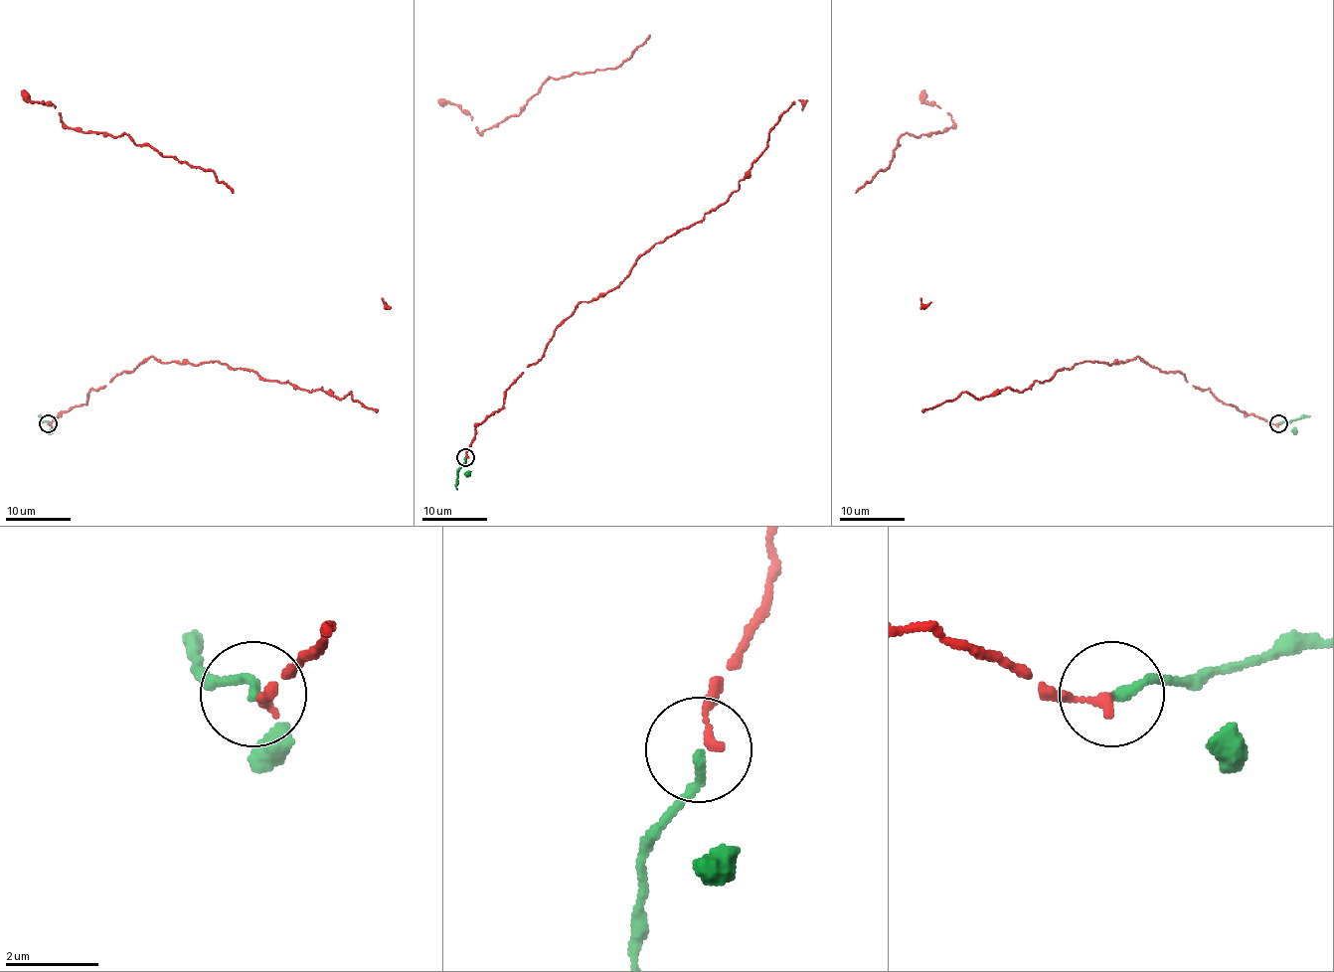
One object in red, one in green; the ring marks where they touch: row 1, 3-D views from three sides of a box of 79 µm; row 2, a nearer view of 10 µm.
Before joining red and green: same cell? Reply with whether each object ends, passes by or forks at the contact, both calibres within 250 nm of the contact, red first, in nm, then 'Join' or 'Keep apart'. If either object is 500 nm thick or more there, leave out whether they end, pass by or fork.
At the ring red ends. At the ring green ends. Thickness 190 nm (red) against 190 nm. Join

